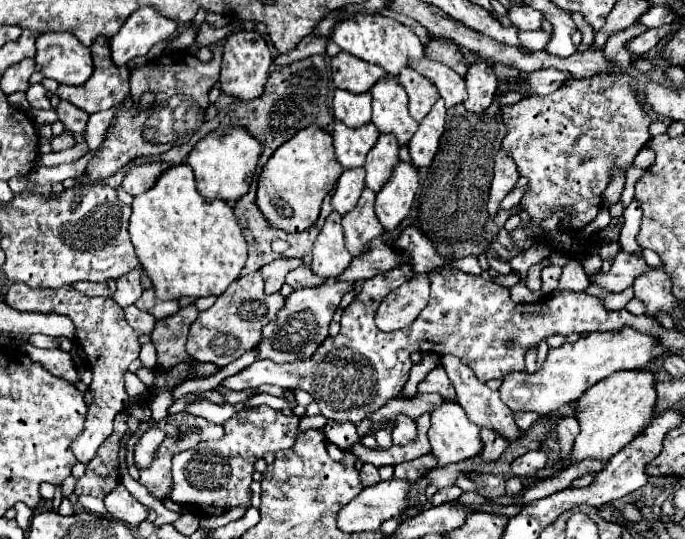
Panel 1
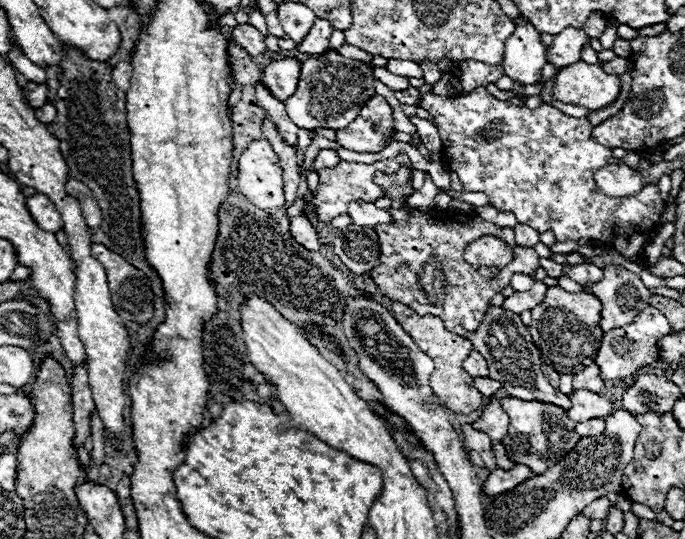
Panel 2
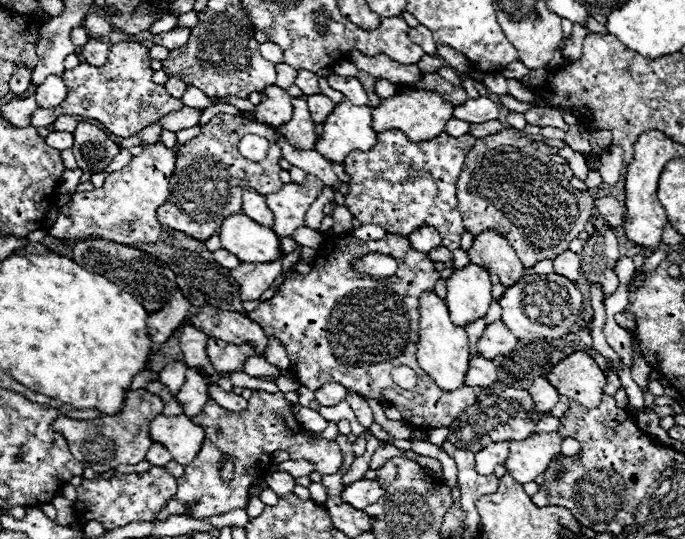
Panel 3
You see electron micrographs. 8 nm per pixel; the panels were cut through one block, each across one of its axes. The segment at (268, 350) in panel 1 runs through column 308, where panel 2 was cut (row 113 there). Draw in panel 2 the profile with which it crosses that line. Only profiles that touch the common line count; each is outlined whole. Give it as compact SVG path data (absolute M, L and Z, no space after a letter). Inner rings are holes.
M336 50L322 56L312 56L302 62L296 92L286 100L286 112L290 120L306 130L314 128L346 128L360 112L364 102L374 94L374 76L370 68L360 60L348 60Z

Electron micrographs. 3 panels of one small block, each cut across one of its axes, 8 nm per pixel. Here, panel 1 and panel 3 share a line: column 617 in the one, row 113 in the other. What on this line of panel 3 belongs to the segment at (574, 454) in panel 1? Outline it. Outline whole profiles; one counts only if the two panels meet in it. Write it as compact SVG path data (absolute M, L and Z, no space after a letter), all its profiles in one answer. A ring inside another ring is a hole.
M404 88L400 92L384 98L380 102L380 106L372 110L372 122L374 122L374 130L376 132L384 132L384 130L398 128L412 142L416 142L416 140L420 142L420 140L432 140L440 132L444 132L444 126L452 118L452 112L454 112L454 104L448 104L444 100L444 96L438 96L438 92Z

